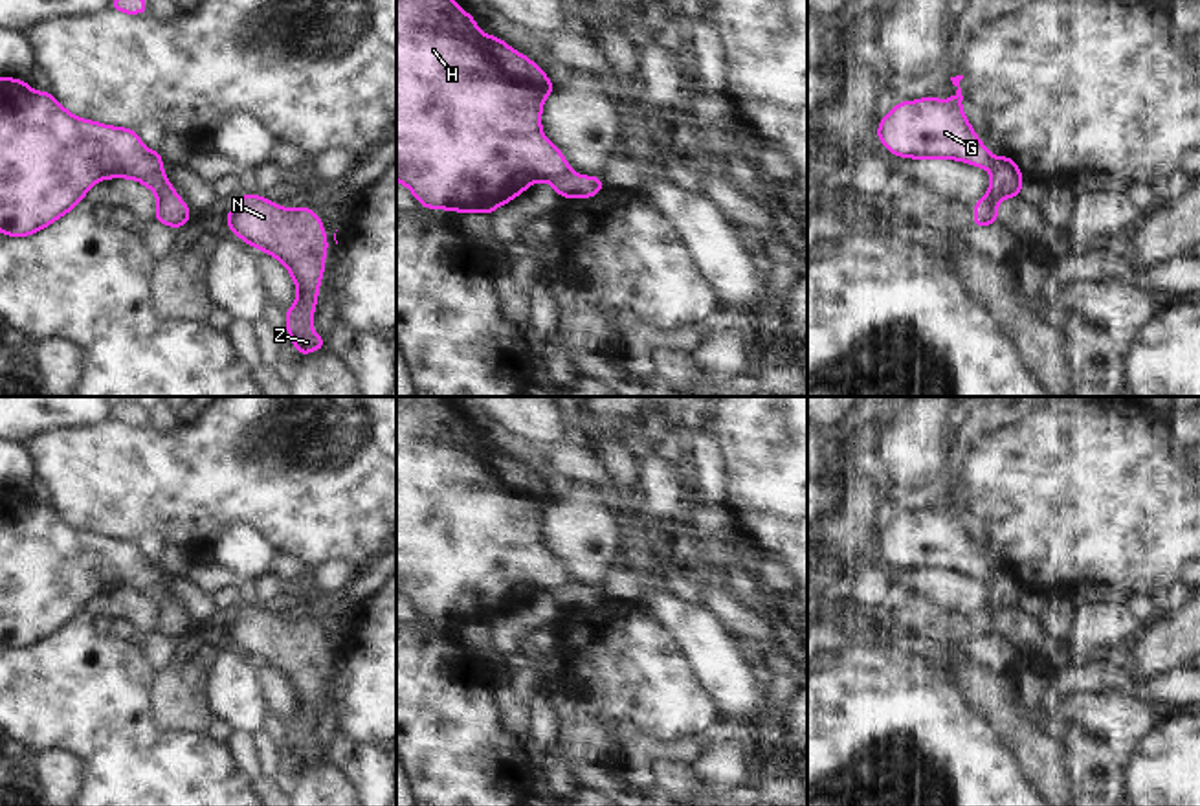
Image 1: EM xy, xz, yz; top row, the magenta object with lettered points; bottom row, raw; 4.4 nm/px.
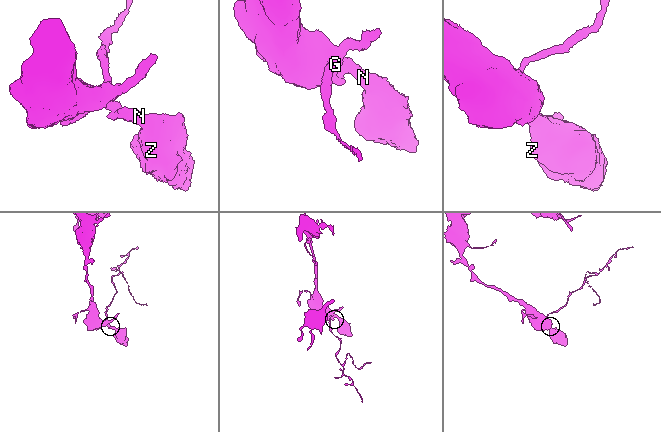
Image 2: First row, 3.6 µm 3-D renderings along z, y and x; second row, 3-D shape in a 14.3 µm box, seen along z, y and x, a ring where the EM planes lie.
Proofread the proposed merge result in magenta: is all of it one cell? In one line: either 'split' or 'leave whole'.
split

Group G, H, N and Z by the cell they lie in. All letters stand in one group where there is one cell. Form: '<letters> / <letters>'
G H / N Z

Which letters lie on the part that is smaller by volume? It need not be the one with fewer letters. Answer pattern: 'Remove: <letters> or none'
Remove: N, Z

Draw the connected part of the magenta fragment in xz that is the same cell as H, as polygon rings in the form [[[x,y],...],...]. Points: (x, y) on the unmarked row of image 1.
[[[396,397],[396,591],[409,599],[426,621],[475,622],[492,626],[495,619],[519,608],[530,595],[552,591],[571,582],[561,562],[541,545],[541,518],[556,498],[547,485],[523,465],[494,446],[477,441],[475,428],[446,404],[444,397]]]

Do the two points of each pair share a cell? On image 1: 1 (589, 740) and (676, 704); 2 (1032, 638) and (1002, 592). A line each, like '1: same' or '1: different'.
1: same
2: different

